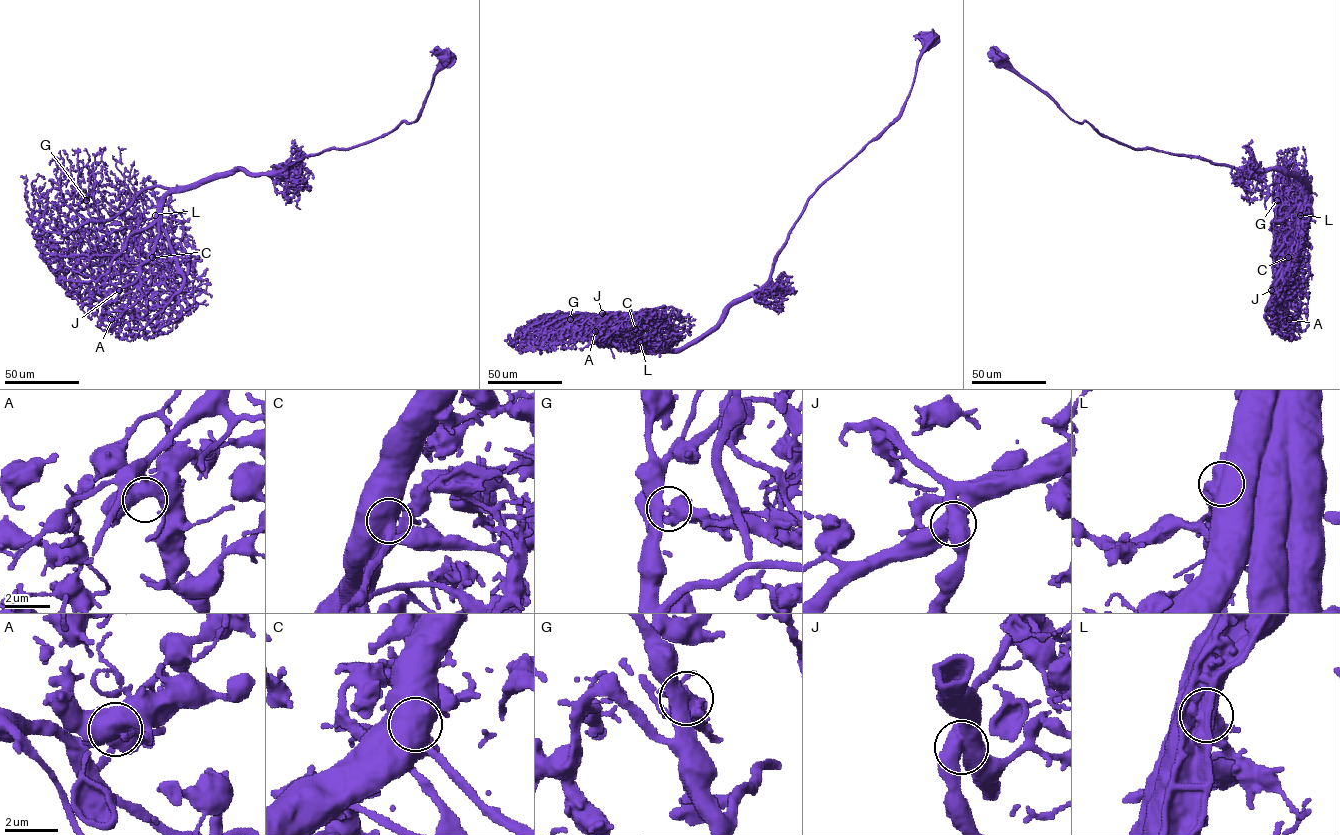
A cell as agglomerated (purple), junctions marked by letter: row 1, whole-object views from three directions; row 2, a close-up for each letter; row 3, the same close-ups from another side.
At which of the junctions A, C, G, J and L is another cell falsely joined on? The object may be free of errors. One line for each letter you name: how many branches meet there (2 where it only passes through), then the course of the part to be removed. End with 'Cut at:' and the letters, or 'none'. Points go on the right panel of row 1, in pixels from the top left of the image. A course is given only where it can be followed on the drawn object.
Cut at: none

